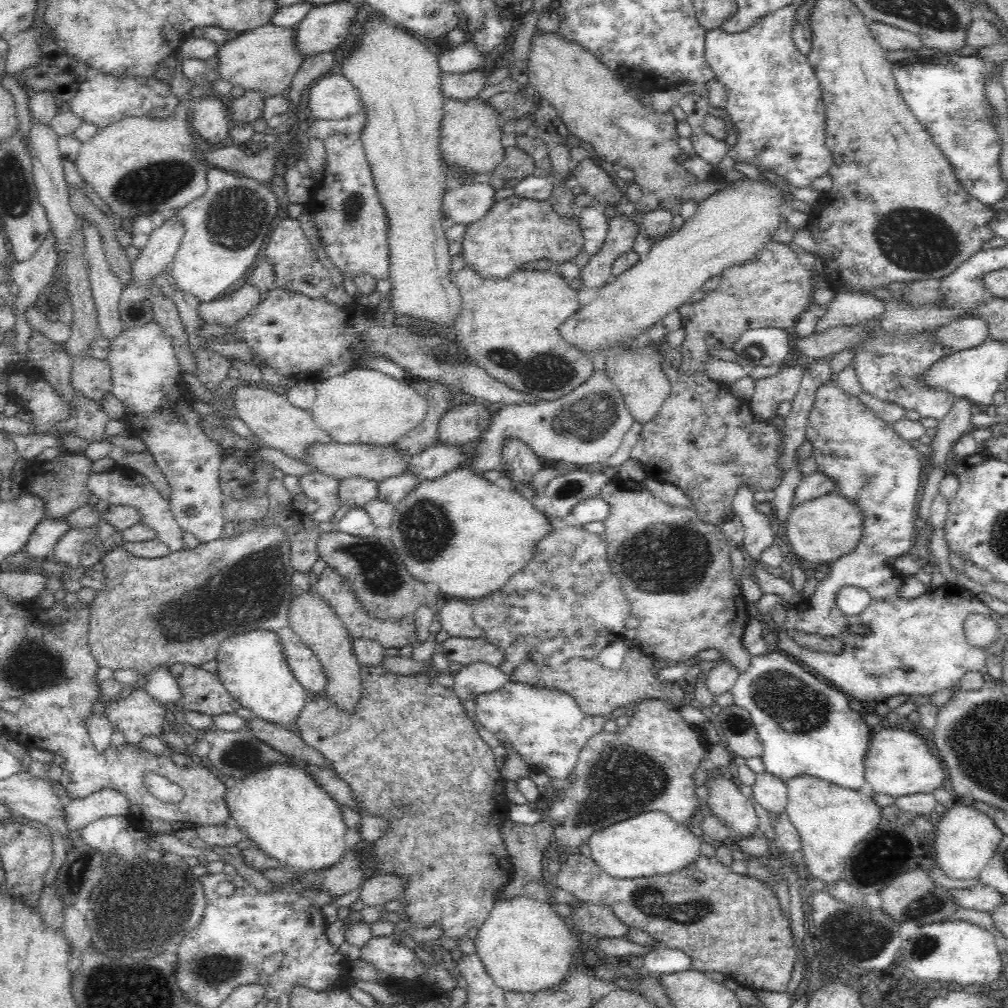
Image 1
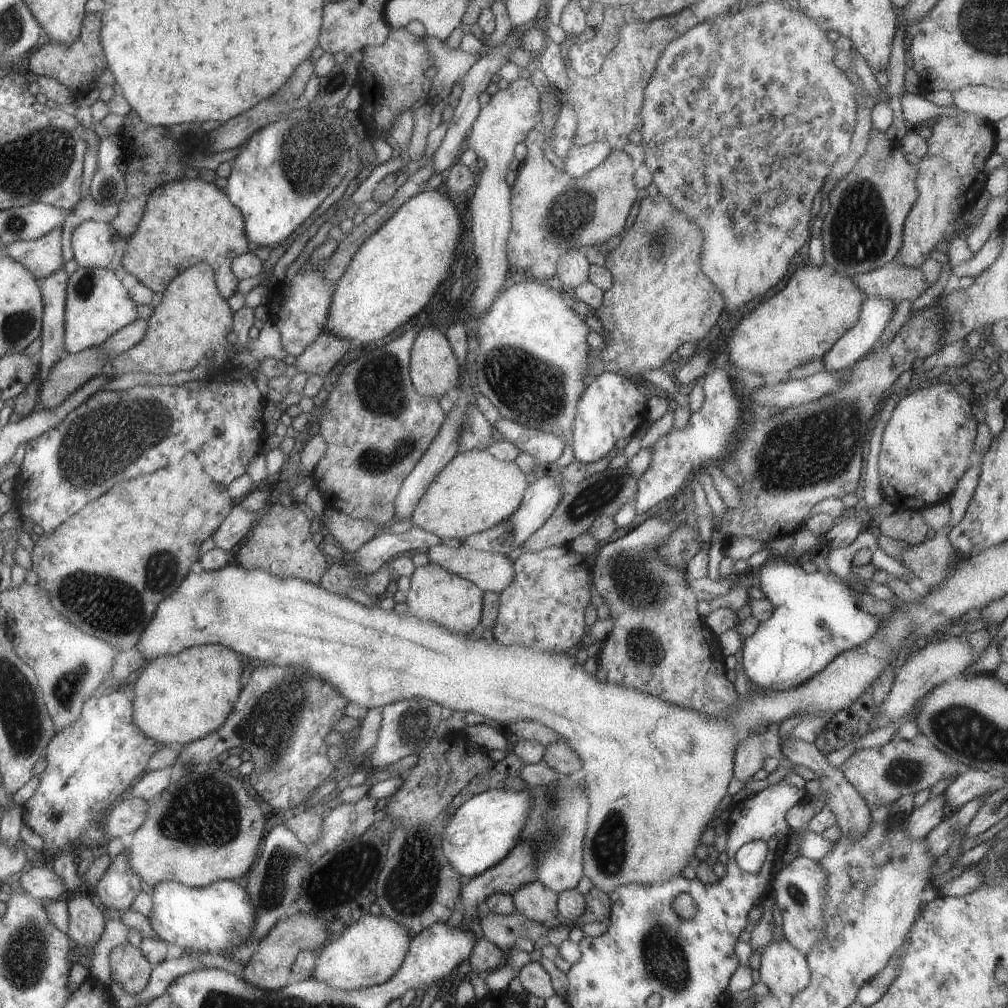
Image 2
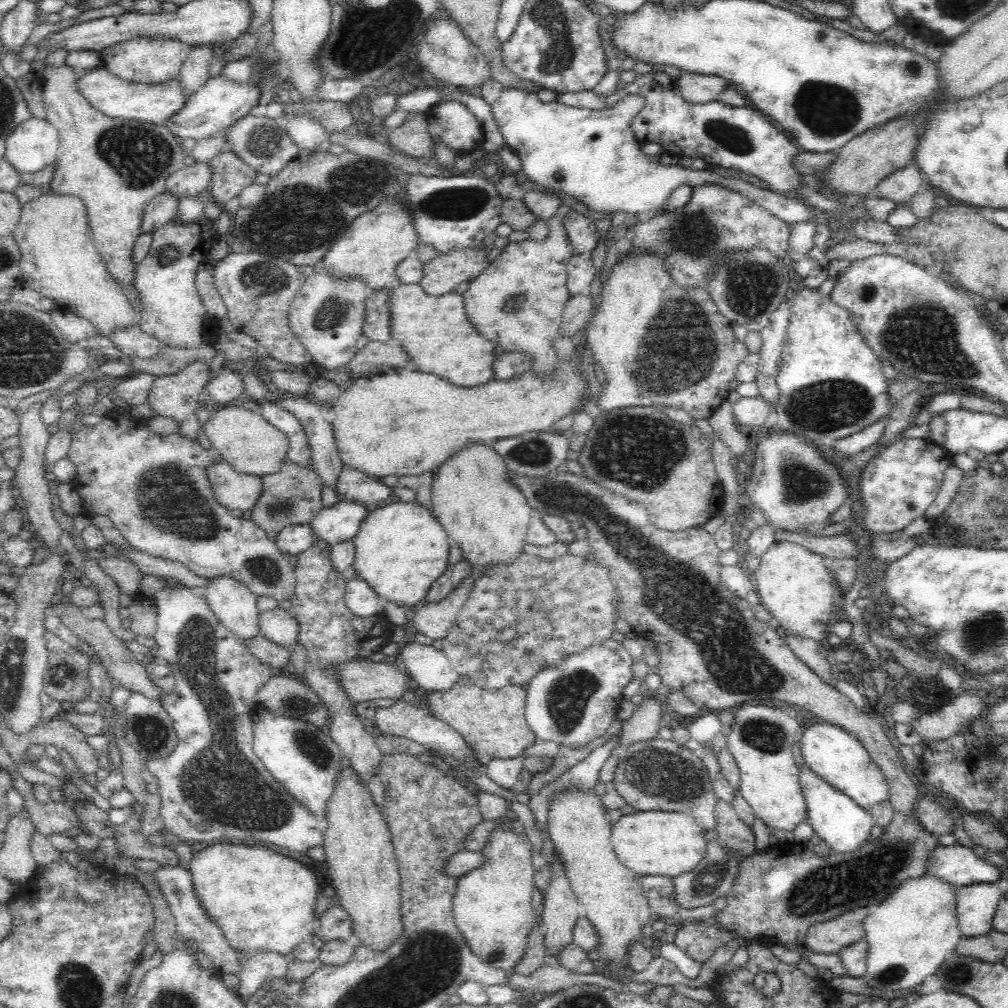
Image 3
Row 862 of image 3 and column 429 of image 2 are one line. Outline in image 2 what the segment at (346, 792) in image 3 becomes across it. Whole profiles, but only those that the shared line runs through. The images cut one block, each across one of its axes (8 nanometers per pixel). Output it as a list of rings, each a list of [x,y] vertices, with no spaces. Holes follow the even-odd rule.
[[[436,327],[418,330],[410,350],[410,379],[421,396],[439,398],[443,394],[450,395],[458,383],[459,368],[450,342],[441,330]]]

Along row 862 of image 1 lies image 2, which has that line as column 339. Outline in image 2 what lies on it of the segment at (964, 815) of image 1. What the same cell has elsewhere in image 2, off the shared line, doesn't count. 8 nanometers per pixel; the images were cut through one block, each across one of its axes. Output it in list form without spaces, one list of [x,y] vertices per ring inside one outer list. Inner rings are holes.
[[[365,914],[355,924],[341,930],[336,940],[330,939],[316,952],[311,979],[319,979],[341,990],[367,988],[385,983],[401,966],[407,954],[410,936],[397,921],[382,914]]]

